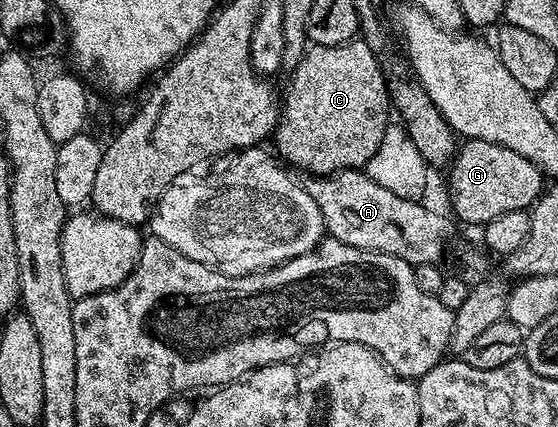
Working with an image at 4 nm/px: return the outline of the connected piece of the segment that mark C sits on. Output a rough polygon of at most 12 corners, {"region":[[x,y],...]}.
{"region":[[360,39],[310,44],[276,156],[309,175],[368,166],[391,124]]}

